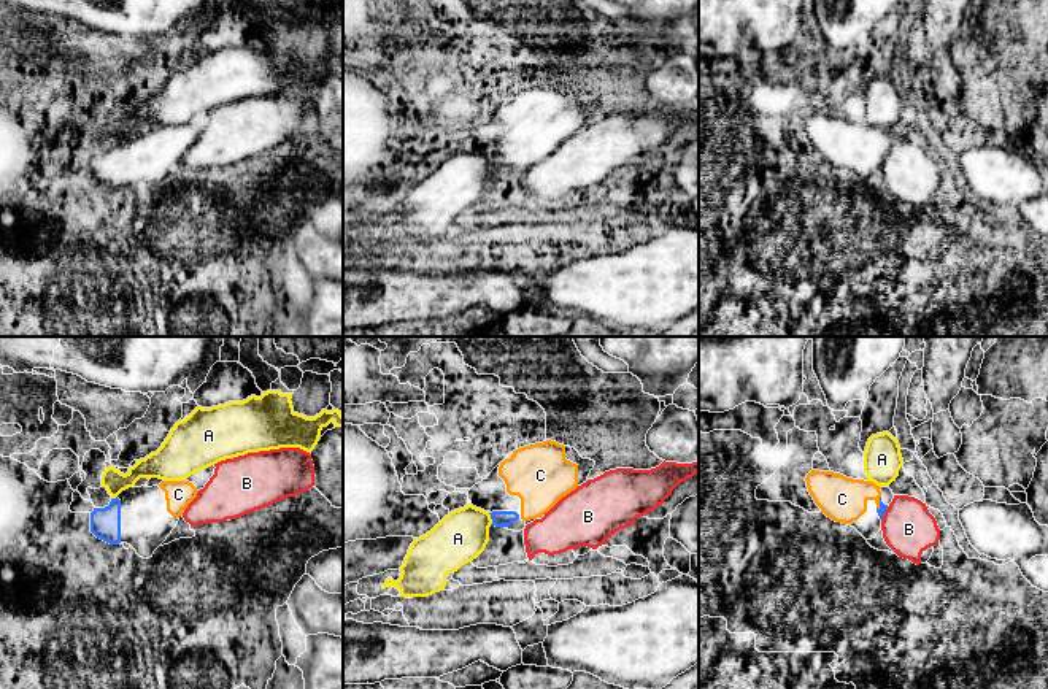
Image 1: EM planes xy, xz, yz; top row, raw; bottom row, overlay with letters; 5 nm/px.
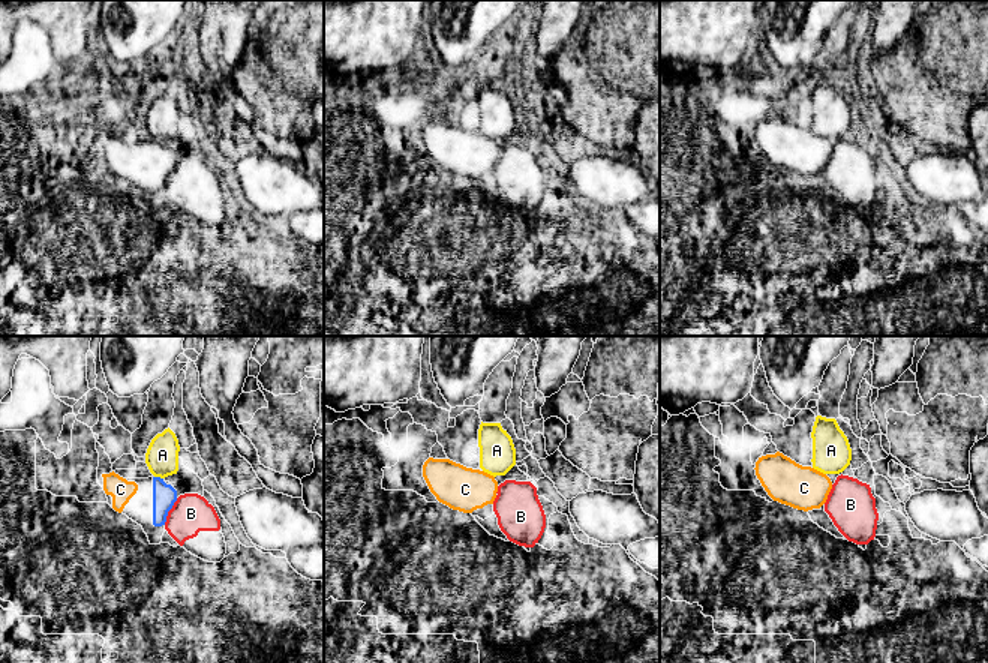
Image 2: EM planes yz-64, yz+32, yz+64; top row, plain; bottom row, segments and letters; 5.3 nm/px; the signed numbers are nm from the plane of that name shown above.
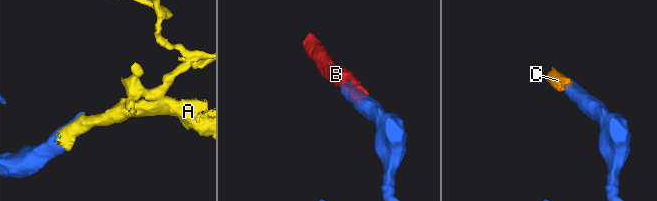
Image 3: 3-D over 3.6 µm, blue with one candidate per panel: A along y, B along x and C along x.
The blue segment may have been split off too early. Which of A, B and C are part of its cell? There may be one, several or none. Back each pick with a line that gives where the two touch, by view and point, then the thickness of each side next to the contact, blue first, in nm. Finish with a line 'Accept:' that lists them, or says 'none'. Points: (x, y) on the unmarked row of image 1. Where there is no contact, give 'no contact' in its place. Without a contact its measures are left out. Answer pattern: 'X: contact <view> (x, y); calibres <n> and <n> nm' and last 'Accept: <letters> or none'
C: contact yz (880, 148); calibres 40 and 220 nm
Accept: C

